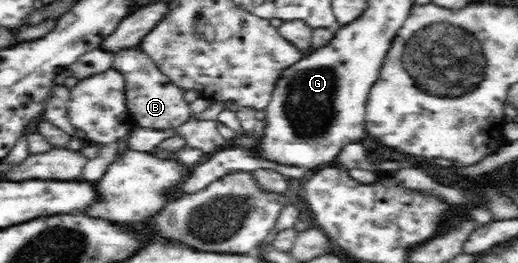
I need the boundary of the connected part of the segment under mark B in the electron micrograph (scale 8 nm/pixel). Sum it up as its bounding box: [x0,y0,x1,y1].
[113,49,192,131]

